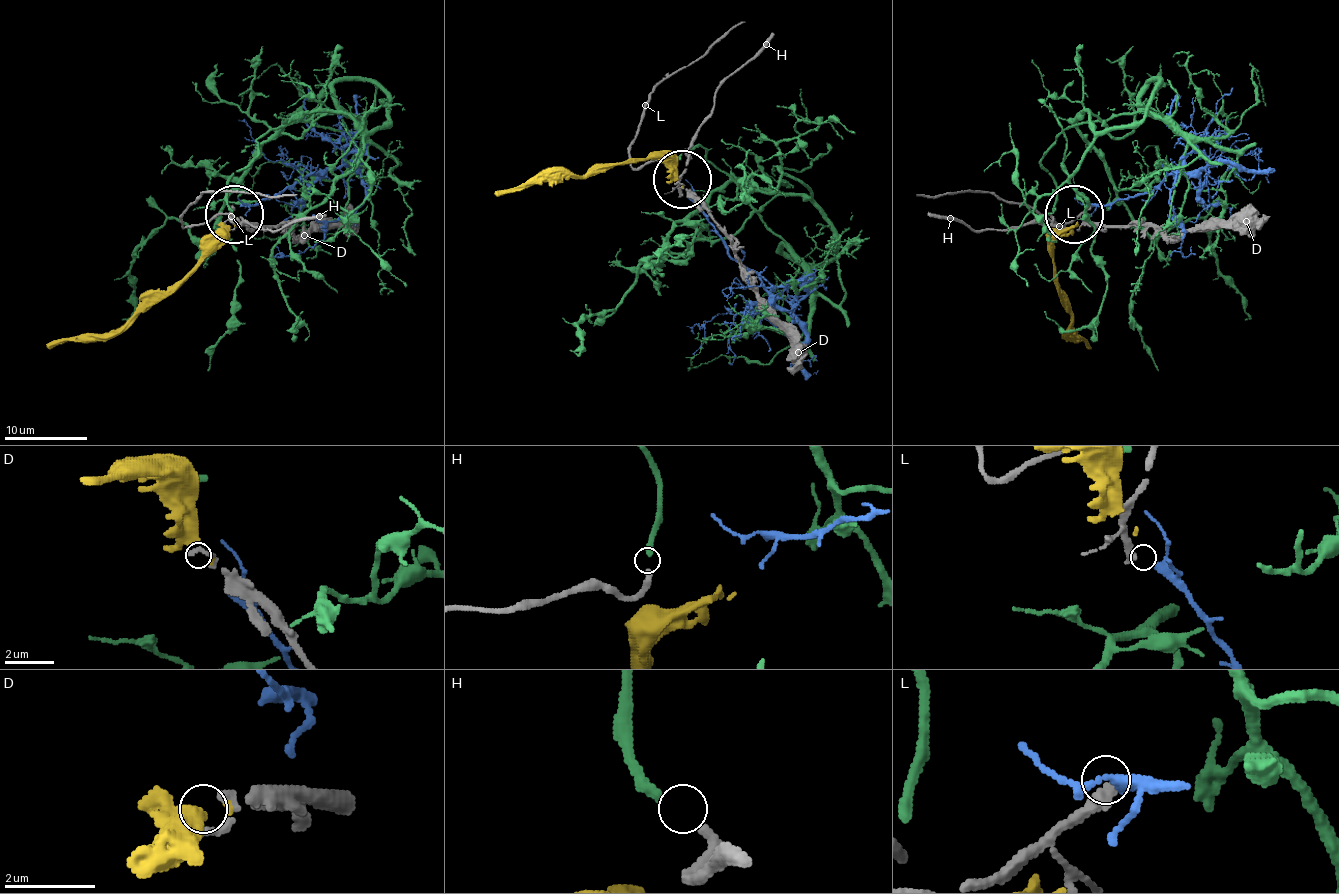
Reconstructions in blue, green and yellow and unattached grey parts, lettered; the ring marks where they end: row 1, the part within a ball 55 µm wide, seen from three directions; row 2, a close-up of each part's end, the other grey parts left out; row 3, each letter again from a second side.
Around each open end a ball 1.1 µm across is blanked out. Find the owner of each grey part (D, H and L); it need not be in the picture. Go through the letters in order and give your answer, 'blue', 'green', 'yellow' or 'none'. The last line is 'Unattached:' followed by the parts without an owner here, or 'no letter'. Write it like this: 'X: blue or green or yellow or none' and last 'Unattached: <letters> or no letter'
D: yellow
H: green
L: blue
Unattached: no letter

